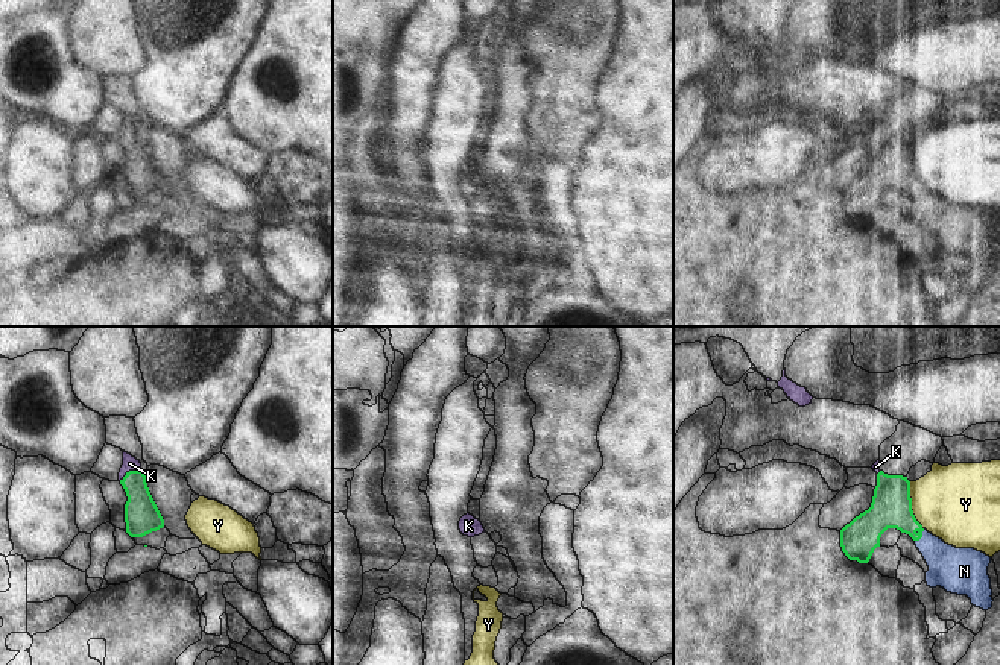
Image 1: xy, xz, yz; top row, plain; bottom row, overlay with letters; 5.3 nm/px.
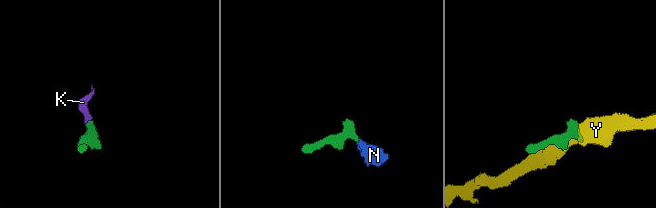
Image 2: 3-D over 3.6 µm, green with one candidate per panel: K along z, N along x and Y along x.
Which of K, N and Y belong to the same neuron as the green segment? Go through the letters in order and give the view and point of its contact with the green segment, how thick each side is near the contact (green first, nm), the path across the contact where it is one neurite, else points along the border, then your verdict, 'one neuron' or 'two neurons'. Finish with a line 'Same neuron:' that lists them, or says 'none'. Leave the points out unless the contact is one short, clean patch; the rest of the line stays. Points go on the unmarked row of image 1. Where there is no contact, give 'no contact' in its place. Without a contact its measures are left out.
K: xy (129, 131) | 190/80 nm | across xy (142, 176), (139, 154), (129, 131), (129, 123) | one neuron
N: yz (921, 196) | 220/240 nm | across yz (891, 167), (921, 196), (955, 230) | one neuron
Y: yz (911, 166) | 220/420 nm | along yz (909, 141), (911, 169), (923, 189) | two neurons
Same neuron: K, N

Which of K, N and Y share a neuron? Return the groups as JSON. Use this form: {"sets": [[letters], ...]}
{"sets": [["K", "N"], ["Y"]]}

